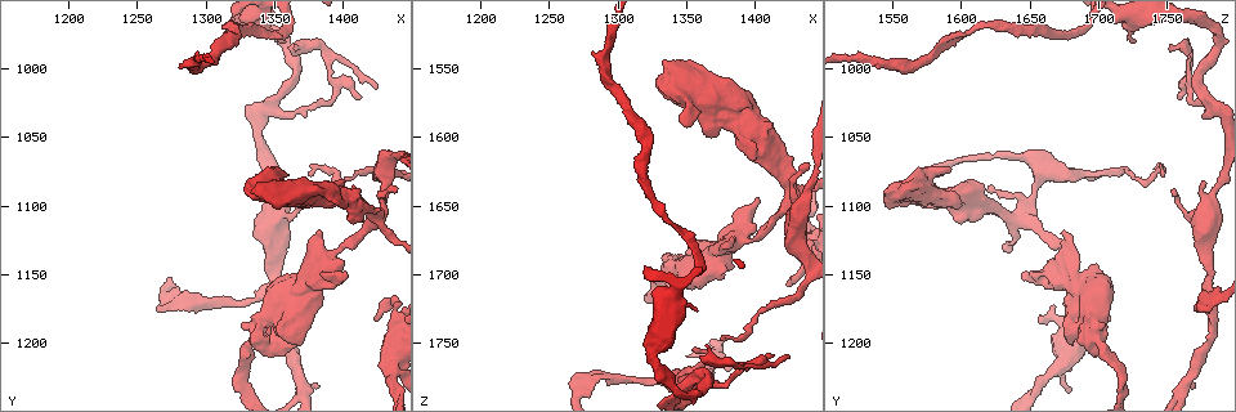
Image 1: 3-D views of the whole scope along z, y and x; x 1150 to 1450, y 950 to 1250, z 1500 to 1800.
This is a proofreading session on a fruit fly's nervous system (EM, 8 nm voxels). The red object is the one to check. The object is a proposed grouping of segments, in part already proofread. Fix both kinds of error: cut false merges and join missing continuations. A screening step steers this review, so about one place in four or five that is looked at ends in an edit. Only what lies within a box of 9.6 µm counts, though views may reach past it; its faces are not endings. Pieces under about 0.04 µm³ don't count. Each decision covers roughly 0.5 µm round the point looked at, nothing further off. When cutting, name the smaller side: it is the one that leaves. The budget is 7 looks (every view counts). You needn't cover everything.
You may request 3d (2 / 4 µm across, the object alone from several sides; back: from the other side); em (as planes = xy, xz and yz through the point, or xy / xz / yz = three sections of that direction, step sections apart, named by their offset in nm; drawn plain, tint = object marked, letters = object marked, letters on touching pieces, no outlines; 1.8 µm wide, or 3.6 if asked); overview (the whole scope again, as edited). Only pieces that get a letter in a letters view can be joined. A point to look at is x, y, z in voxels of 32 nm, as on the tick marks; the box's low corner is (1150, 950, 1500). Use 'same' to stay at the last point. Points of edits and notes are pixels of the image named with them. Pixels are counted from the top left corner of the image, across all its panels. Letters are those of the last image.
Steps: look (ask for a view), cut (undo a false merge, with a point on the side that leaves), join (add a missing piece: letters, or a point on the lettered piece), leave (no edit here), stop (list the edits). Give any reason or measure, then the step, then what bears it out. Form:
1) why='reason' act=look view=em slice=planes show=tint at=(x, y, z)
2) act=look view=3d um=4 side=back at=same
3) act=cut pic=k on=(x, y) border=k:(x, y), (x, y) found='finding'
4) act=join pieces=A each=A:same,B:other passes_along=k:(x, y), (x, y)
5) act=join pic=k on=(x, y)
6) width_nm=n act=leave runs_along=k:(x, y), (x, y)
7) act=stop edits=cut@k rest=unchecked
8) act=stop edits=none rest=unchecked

why='free end' act=look view=em slice=yz step=16 show=letters at=(1414, 1022, 1758)

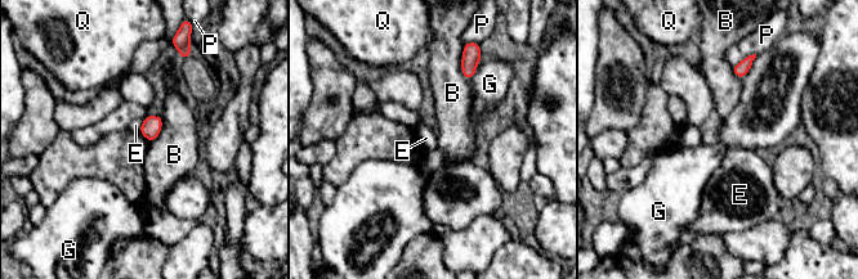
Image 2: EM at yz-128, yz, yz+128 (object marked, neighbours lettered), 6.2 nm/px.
act=look view=em slice=planes show=letters at=same

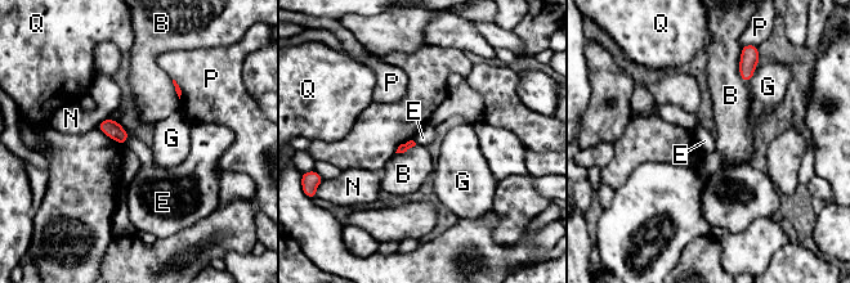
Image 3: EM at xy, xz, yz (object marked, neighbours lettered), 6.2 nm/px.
act=leave each=B:other,E:other,G:other,N:other,P:other,Q:other border=3:(128, 131), (125, 143) found='none of them fits'

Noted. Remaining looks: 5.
why='sharp bend' act=look view=3d um=4 at=(1368, 1090, 1574)

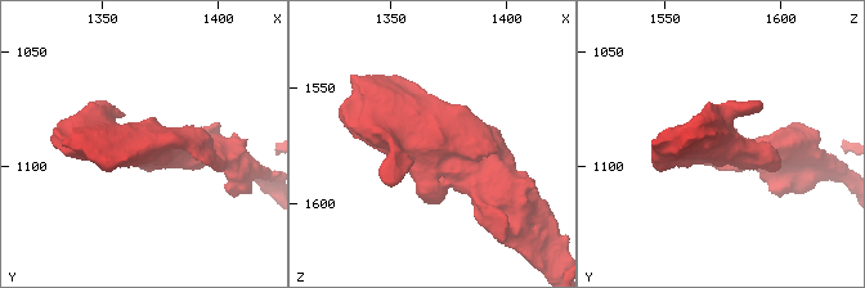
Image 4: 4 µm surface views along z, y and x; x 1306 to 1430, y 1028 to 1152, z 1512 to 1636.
why='now the EM' act=look view=em um=3.6 slice=planes show=letters at=(1367, 1092, 1575)

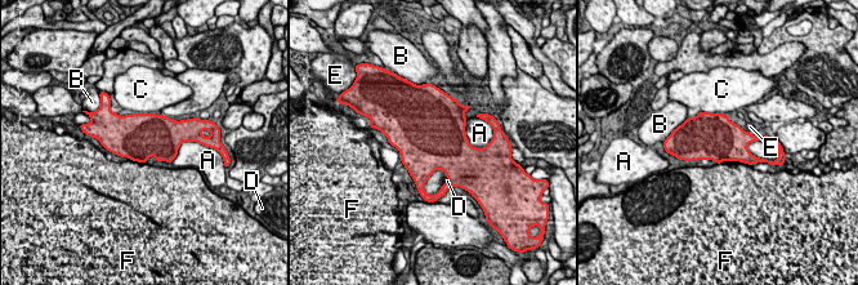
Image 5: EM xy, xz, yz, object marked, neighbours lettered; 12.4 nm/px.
width_nm=600 longest_contact=A:420nm act=leave each=A:other,B:other,C:other,D:other,E:other,F:other found='all the same cell'

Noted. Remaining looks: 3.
why='calibre changes' act=look view=em um=3.6 slice=planes show=letters at=(1376, 1156, 1676)

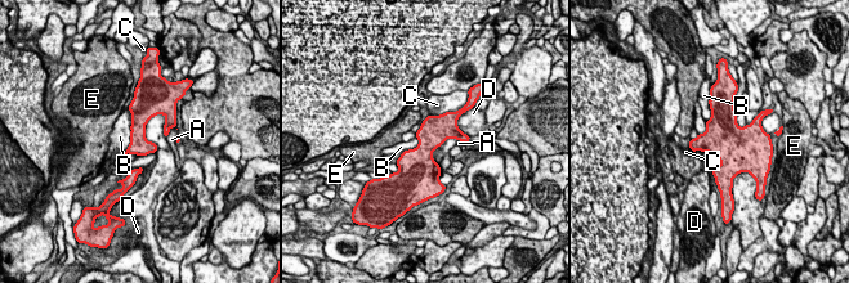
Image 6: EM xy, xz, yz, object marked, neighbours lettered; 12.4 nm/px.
act=leave each=A:other,B:other,C:other,D:other,E:other found='continuous, no second cell'

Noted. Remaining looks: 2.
act=stop edits=none rest=unchecked

